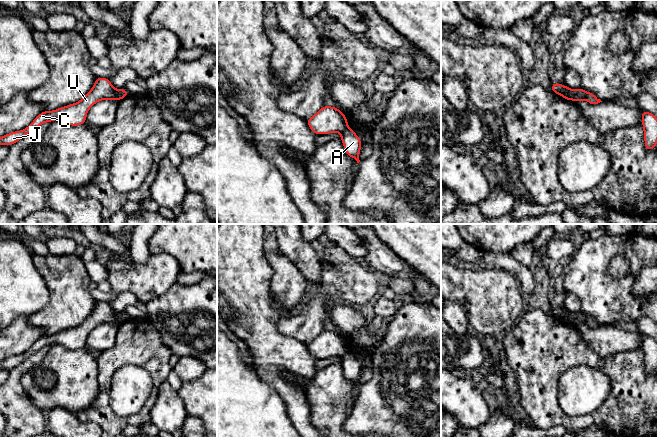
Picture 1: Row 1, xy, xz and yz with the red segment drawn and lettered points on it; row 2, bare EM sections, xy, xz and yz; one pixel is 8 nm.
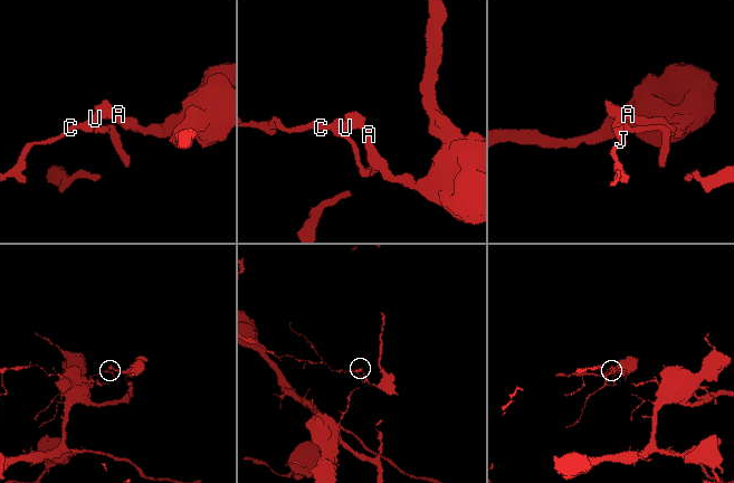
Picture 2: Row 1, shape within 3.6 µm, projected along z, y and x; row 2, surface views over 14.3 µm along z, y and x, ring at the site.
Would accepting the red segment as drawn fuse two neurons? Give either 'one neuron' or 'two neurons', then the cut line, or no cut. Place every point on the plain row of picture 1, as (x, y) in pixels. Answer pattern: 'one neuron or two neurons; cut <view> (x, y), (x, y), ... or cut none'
two neurons; cut yz (570, 314), (570, 321), (572, 323)

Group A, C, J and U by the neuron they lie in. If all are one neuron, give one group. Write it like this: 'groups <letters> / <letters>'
groups A / C J U

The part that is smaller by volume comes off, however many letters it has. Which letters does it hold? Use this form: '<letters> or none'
A

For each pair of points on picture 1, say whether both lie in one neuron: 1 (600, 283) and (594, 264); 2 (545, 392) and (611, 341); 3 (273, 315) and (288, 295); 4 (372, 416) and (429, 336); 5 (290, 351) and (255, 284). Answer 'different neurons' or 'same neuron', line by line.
1: same neuron
2: different neurons
3: different neurons
4: same neuron
5: same neuron

